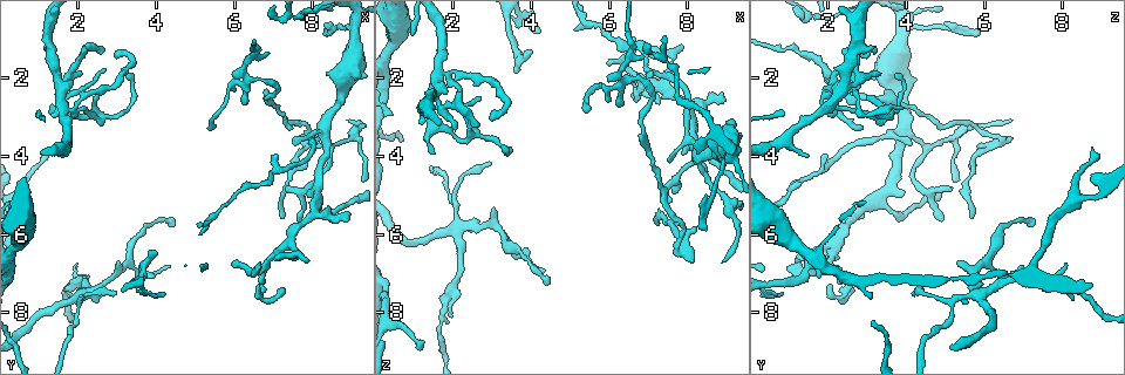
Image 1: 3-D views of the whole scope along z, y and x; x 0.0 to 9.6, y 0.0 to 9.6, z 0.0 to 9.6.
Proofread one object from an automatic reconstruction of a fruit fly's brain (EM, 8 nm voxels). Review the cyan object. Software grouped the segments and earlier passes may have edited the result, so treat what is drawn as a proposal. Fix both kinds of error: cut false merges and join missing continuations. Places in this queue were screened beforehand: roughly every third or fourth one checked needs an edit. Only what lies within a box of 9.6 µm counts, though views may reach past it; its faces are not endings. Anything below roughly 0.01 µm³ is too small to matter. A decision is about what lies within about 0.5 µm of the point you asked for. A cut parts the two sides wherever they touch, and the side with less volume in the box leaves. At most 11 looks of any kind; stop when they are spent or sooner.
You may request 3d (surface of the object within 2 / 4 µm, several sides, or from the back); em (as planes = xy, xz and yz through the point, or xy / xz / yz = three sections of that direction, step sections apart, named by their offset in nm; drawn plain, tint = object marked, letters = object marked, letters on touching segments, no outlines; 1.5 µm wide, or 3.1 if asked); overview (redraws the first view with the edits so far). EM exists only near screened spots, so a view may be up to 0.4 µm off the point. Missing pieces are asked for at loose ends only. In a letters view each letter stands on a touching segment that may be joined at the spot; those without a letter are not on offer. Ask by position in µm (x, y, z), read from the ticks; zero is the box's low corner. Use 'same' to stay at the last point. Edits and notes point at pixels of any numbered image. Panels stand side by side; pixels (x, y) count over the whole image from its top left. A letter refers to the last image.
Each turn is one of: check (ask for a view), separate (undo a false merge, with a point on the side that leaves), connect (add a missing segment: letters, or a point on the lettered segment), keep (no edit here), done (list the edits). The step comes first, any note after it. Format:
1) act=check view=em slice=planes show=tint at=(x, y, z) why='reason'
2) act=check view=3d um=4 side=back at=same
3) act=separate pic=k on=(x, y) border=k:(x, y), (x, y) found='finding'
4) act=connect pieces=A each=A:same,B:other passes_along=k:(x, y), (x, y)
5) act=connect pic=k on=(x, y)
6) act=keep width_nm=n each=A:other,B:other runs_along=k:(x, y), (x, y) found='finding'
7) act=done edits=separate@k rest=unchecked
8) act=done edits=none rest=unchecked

act=check view=3d um=2 at=(8.50, 3.85, 4.55) why='a fork'

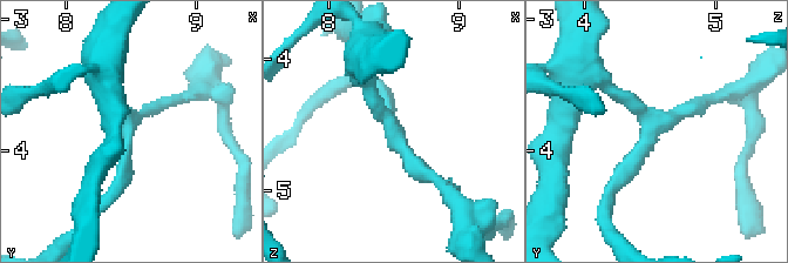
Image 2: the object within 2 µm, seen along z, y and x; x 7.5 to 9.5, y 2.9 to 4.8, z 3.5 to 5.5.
act=check view=em slice=planes show=tint at=(8.48, 3.76, 4.54) arms=3 why='shape alone is not enough'

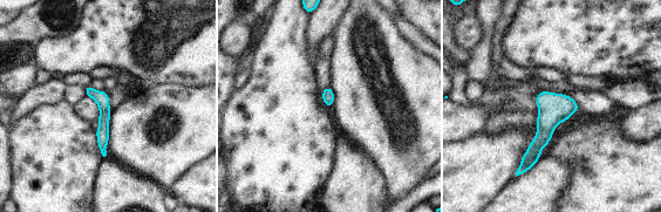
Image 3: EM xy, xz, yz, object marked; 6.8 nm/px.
act=check view=em slice=planes show=letters at=same

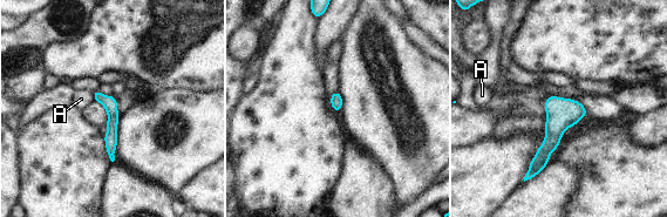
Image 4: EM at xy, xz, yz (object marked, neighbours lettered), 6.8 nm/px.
act=keep each=A:other border=4:(92, 92), (94, 100) found='all the same neuron'

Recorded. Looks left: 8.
act=check view=3d um=2 at=(9.10, 0.75, 3.90) why='small branch off a trunk'

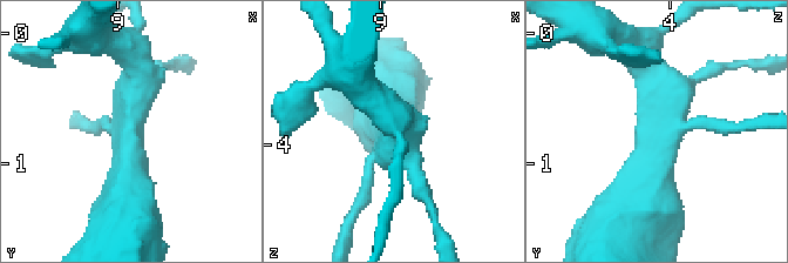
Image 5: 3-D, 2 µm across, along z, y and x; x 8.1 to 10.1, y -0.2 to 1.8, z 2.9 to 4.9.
act=check view=em slice=planes show=letters at=(9.10, 0.70, 3.92) arms=4 why='now the EM'

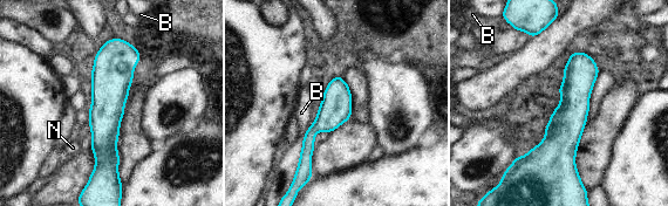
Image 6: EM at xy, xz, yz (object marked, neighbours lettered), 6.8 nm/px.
act=keep width_nm=220 each=B:other,N:other found='one neuron here'

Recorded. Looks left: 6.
act=check view=em slice=planes show=letters at=(6.00, 6.75, 1.60) why='tapers out'

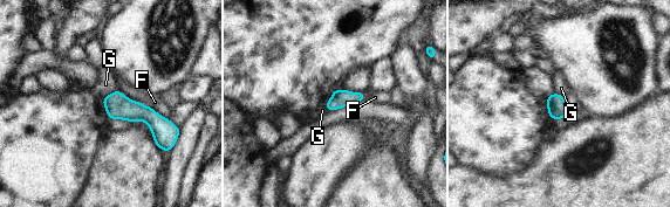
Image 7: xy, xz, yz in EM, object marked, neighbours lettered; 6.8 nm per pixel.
act=keep longest_contact=F:190nm each=F:other,G:other border=7:(117, 90), (114, 90), (102, 99) found='no lettered segment goes on from it'

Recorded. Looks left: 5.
act=check view=em slice=xy step=8 show=plain at=(1.95, 6.70, 8.05) why='thin end'

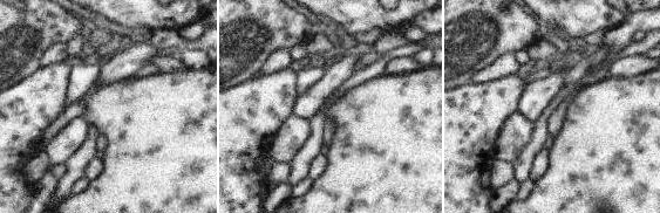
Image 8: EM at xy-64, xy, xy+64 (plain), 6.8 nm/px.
act=check view=em slice=xy step=8 show=letters at=same why='what lies round it'

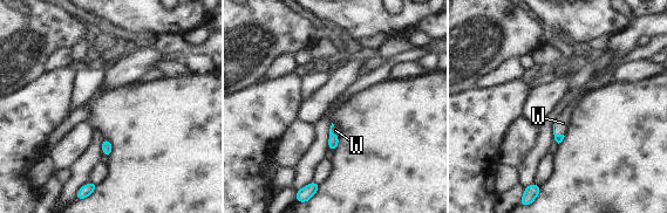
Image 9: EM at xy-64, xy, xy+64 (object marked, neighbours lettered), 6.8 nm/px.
act=connect pieces=W each=W:same found='it goes on there'

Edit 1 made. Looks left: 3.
act=done edits=connect@9 rest=unchecked

